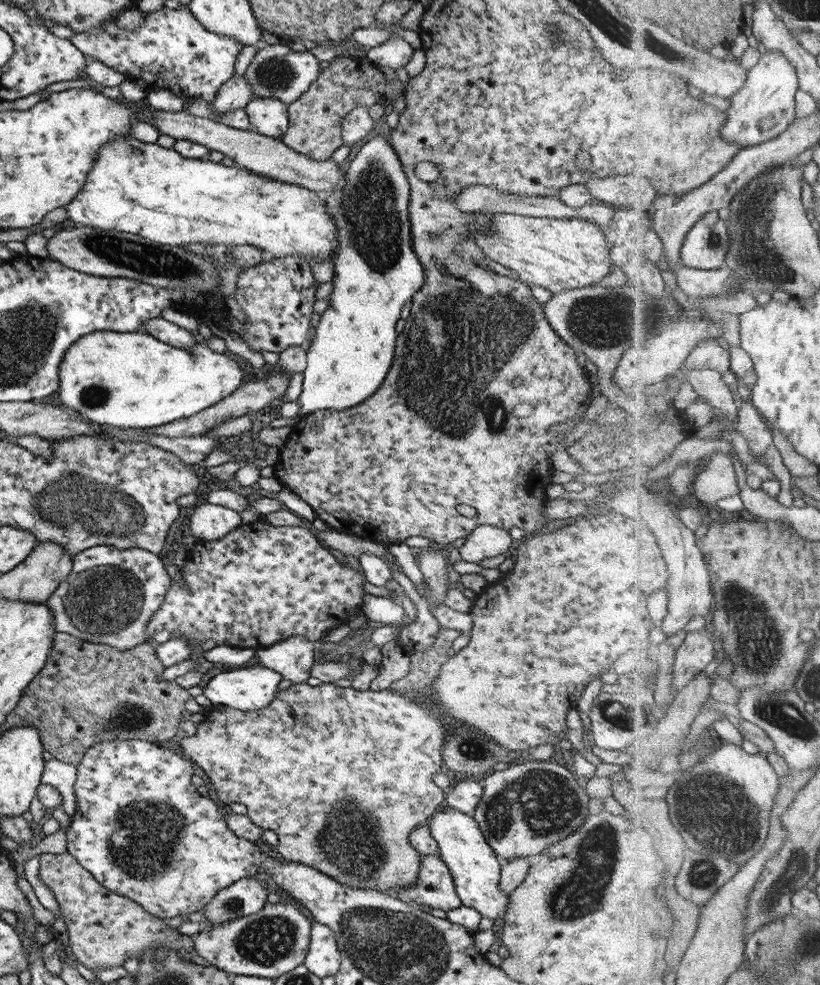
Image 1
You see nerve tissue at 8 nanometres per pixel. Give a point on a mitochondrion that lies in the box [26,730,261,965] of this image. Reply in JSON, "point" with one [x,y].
{"point":[142,837]}

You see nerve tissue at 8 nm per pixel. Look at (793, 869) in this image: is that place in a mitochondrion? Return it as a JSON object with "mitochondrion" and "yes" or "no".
{"mitochondrion":"yes"}

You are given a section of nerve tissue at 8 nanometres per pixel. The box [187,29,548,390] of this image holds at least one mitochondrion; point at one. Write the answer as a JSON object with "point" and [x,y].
{"point":[369,210]}

